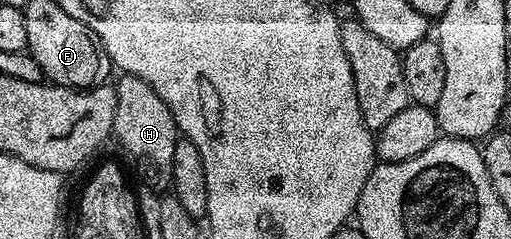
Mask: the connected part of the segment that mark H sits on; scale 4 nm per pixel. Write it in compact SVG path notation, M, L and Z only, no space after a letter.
M123 73L114 80L117 93L117 113L115 114L114 138L135 158L139 171L155 187L171 187L173 173L173 149L180 141L178 127L169 113L169 105L157 97L157 93L141 77Z

